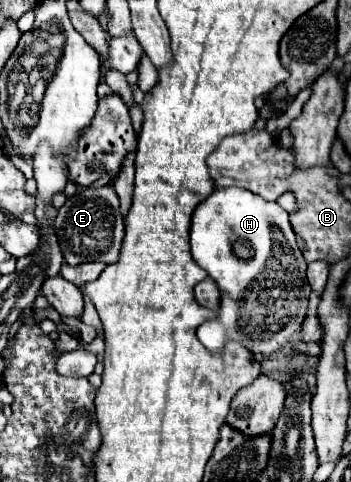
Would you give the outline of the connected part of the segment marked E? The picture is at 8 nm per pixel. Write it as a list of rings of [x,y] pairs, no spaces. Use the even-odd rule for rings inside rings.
[[[113,185],[103,187],[87,187],[75,193],[65,205],[59,209],[55,219],[55,233],[61,243],[61,251],[67,265],[81,265],[89,261],[115,263],[119,257],[121,241],[123,241],[123,215],[119,211],[119,197]]]

